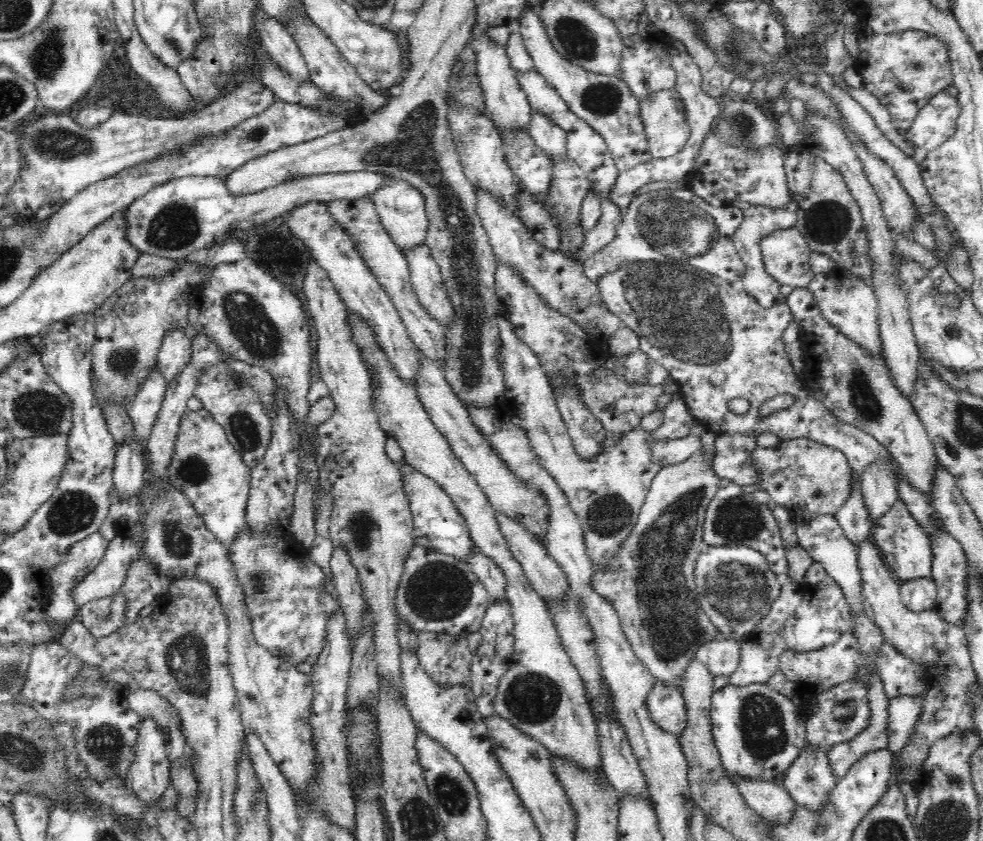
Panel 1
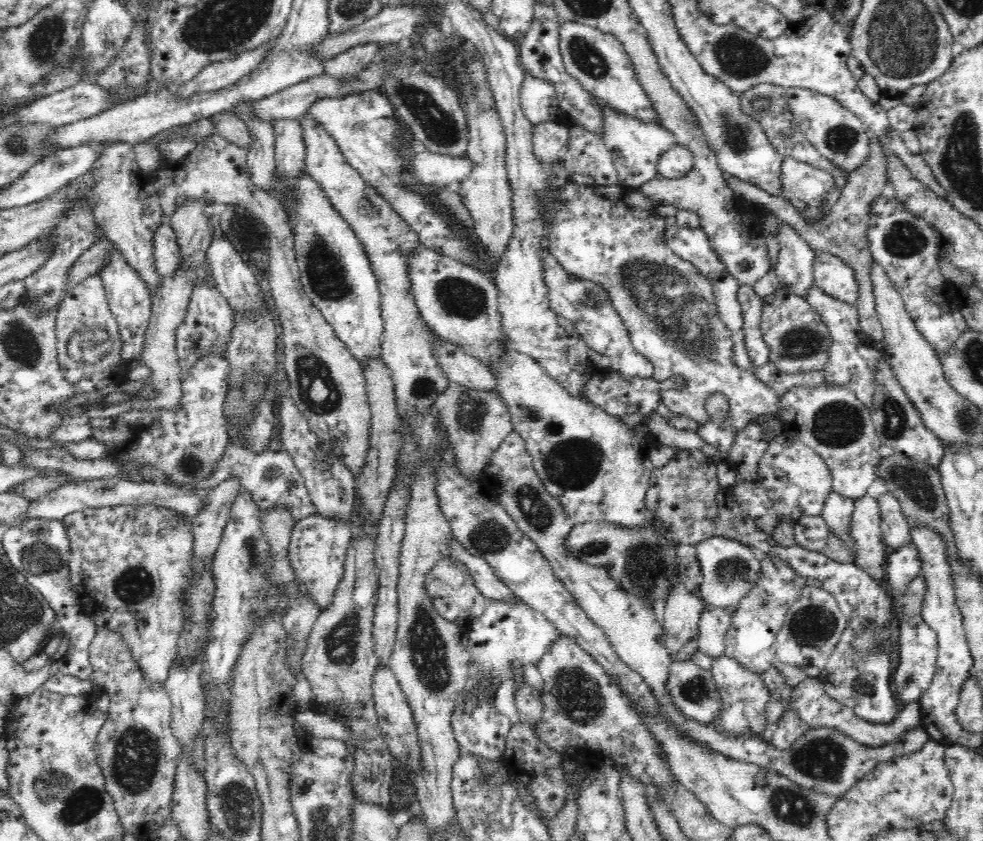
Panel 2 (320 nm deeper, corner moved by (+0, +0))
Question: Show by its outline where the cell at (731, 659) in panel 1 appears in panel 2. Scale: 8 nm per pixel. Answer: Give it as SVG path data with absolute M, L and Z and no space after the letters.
M704 608L698 624L699 650L712 658L725 655L726 634L732 627L732 616L726 608Z

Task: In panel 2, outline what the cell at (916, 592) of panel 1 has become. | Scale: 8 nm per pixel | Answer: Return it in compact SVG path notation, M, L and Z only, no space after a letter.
M913 541L890 551L886 562L886 584L892 593L903 593L912 579L921 572L921 558Z

